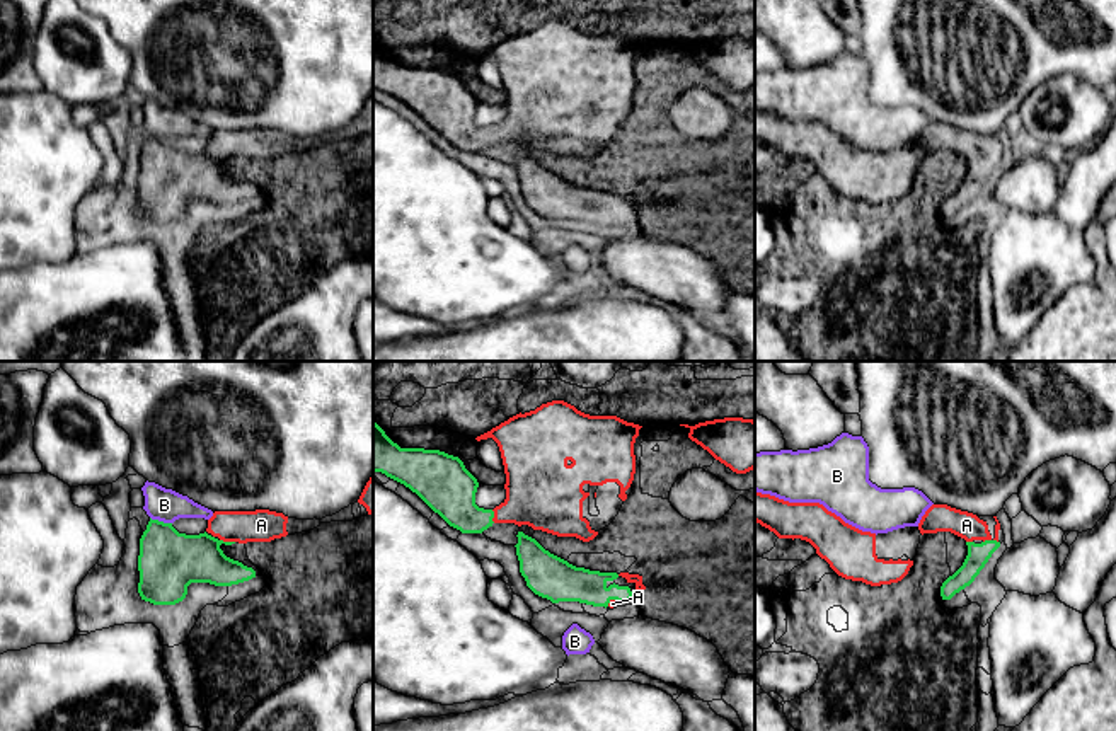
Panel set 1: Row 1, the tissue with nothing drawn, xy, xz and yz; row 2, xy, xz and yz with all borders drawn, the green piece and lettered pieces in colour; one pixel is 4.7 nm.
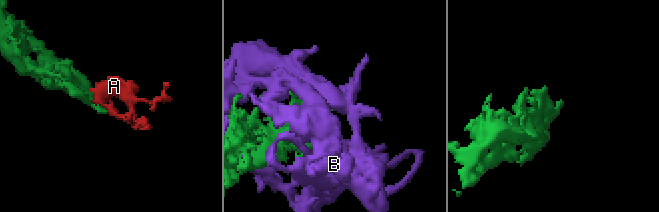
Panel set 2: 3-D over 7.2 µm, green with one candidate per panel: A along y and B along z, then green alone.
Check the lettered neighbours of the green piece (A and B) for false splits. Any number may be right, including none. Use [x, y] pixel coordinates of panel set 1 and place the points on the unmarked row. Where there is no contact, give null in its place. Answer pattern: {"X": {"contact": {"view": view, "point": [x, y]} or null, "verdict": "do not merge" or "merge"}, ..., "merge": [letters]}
{"A": {"contact": {"view": "xy", "point": [227, 161]}, "verdict": "merge"}, "B": {"contact": {"view": "xy", "point": [161, 140]}, "verdict": "do not merge"}, "merge": ["A"]}

